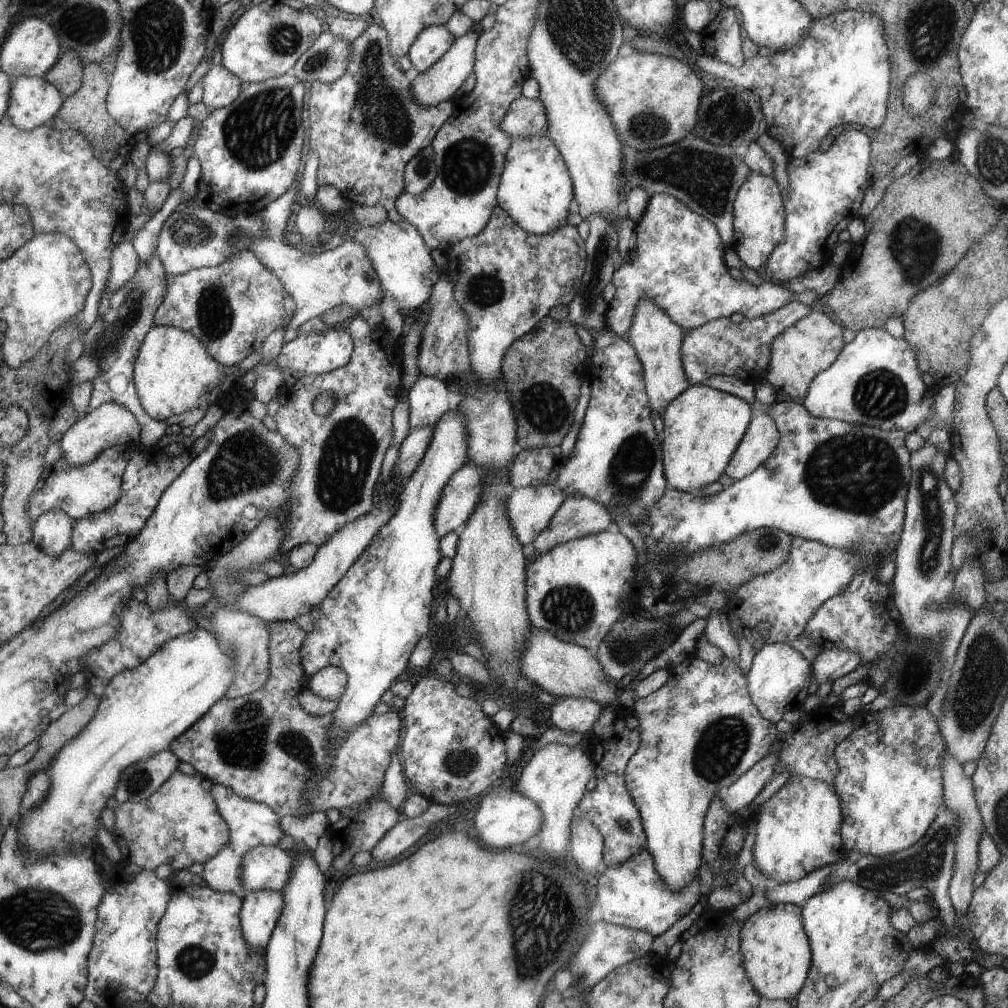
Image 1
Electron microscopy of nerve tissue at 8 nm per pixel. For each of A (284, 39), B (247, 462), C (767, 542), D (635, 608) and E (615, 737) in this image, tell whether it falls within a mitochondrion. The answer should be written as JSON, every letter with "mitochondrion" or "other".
{"A":"mitochondrion","B":"mitochondrion","C":"mitochondrion","D":"other","E":"other"}

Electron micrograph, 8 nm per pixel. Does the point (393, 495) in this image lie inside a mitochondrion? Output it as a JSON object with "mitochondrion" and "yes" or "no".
{"mitochondrion":"no"}

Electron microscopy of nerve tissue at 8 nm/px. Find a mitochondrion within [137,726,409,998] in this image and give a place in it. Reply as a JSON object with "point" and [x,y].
{"point":[194,961]}

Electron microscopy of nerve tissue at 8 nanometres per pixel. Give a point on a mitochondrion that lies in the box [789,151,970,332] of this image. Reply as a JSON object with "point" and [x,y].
{"point":[913,244]}

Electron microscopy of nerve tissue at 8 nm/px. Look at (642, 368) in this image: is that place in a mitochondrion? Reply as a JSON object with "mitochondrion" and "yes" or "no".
{"mitochondrion":"no"}

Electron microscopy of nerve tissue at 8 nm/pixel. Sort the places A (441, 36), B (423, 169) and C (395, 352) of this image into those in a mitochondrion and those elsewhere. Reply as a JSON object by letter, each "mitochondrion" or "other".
{"A":"other","B":"mitochondrion","C":"other"}

